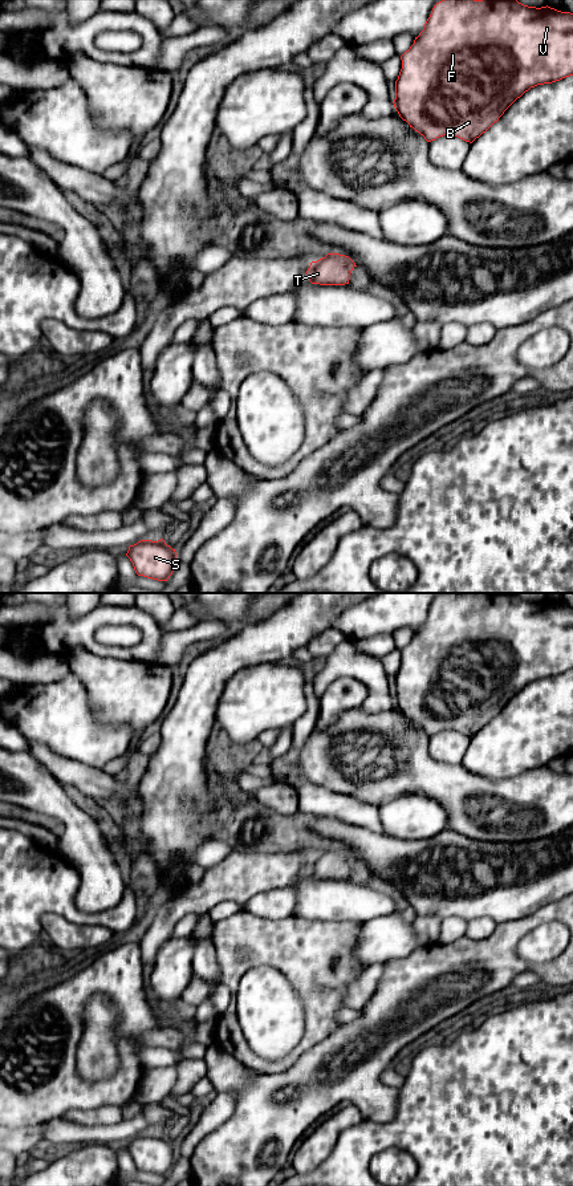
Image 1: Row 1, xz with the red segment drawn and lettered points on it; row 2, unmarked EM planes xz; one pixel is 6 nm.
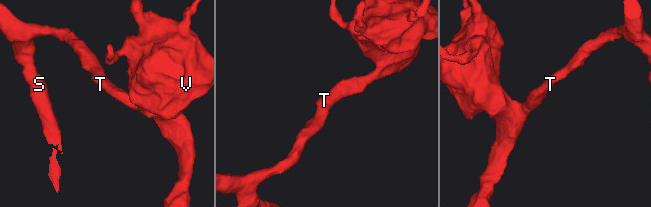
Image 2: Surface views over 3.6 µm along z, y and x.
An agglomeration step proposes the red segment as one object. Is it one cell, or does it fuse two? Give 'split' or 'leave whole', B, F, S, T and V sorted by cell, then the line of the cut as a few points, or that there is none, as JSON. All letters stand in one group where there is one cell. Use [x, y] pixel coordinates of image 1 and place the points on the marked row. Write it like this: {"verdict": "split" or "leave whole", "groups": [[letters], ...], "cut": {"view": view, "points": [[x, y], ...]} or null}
{"verdict": "leave whole", "groups": [["B", "F", "S", "T", "V"]], "cut": null}

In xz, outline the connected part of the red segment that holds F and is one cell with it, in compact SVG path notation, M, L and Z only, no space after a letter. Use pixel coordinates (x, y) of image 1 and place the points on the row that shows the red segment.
M442 0L434 5L423 31L415 37L410 49L401 56L401 60L402 69L395 81L395 99L393 102L399 117L423 135L427 142L443 135L452 135L472 143L497 122L504 111L531 88L573 76L573 13L561 12L548 5L541 8L528 7L517 0Z

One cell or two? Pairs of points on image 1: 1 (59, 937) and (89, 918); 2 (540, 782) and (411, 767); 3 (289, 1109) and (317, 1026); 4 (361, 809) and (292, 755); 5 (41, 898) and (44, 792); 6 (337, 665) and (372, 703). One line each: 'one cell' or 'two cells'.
1: two cells
2: one cell
3: two cells
4: one cell
5: two cells
6: one cell

